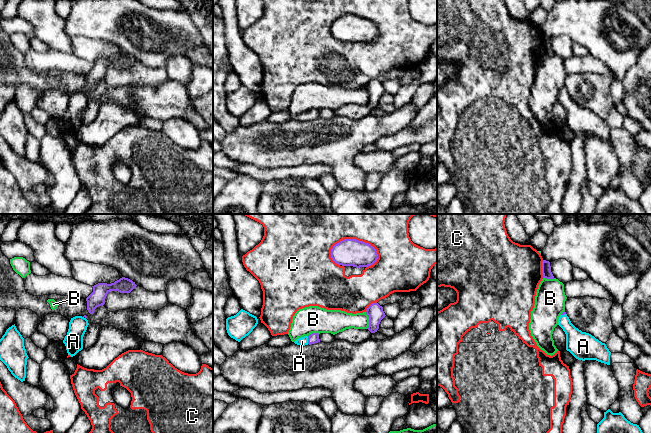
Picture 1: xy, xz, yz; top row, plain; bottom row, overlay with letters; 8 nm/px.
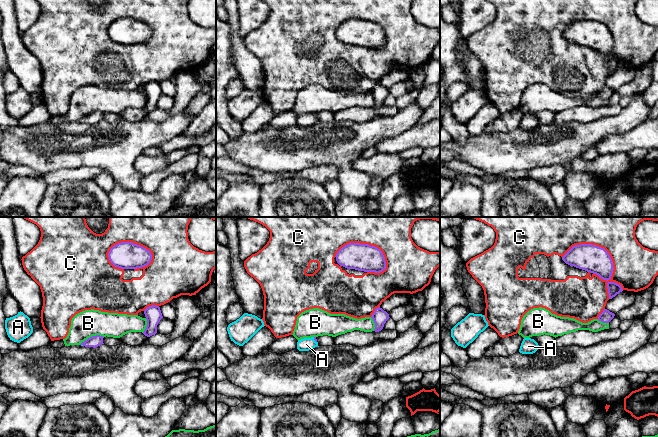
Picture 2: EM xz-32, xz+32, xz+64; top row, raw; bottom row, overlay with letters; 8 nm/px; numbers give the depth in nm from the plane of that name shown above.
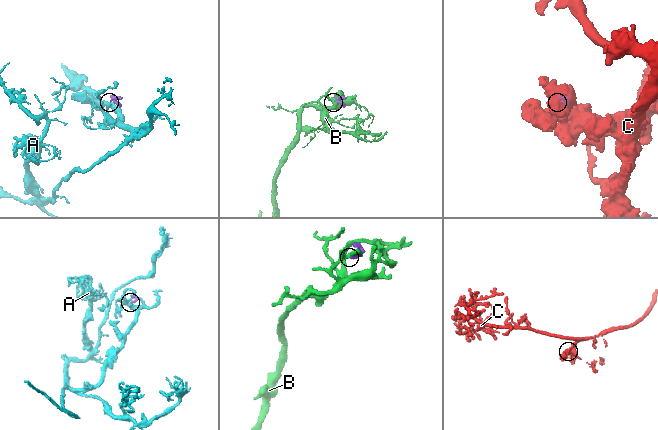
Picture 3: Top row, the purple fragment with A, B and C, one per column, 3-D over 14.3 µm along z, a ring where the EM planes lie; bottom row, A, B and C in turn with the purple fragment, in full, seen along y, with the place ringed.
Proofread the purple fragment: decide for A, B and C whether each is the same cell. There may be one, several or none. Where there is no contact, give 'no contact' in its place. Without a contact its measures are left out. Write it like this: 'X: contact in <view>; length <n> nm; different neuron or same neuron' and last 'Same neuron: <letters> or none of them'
A: contact in xz; length 60 nm; same neuron
B: contact in xz; length 140 nm; different neuron
C: contact in xz; length 400 nm; different neuron
Same neuron: A

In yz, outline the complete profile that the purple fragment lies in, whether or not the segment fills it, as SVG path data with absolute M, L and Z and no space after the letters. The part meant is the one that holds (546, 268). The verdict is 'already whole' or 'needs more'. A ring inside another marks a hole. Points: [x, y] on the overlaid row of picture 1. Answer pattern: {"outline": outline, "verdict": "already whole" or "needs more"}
{"outline": "M543 260L543 262L542 262L542 274L543 274L543 278L554 279L554 276L551 272L551 266L550 266L549 261Z", "verdict": "already whole"}

